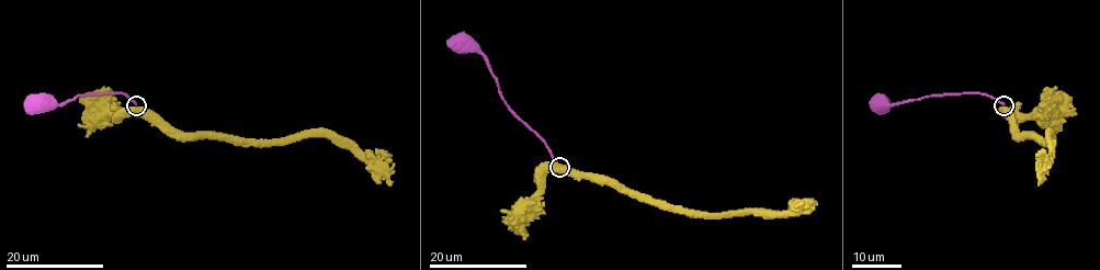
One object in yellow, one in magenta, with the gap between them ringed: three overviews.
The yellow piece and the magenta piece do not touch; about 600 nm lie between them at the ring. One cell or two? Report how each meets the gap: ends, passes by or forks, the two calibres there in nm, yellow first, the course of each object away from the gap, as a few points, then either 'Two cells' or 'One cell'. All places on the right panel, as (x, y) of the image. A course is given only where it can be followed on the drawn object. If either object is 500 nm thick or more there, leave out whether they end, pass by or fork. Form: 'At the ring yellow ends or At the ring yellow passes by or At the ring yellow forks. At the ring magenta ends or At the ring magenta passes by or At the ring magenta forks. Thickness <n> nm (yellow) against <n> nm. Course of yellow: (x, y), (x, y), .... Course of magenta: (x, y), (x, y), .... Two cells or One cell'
Thickness 750 nm (yellow) against 190 nm. Course of yellow: (1004, 107), (1019, 133), (1036, 139), (1051, 138), (1049, 162), (1042, 170), (1038, 186). Course of magenta: (1004, 104), (981, 93), (937, 94), (888, 104), (882, 111), (880, 104). Two cells

